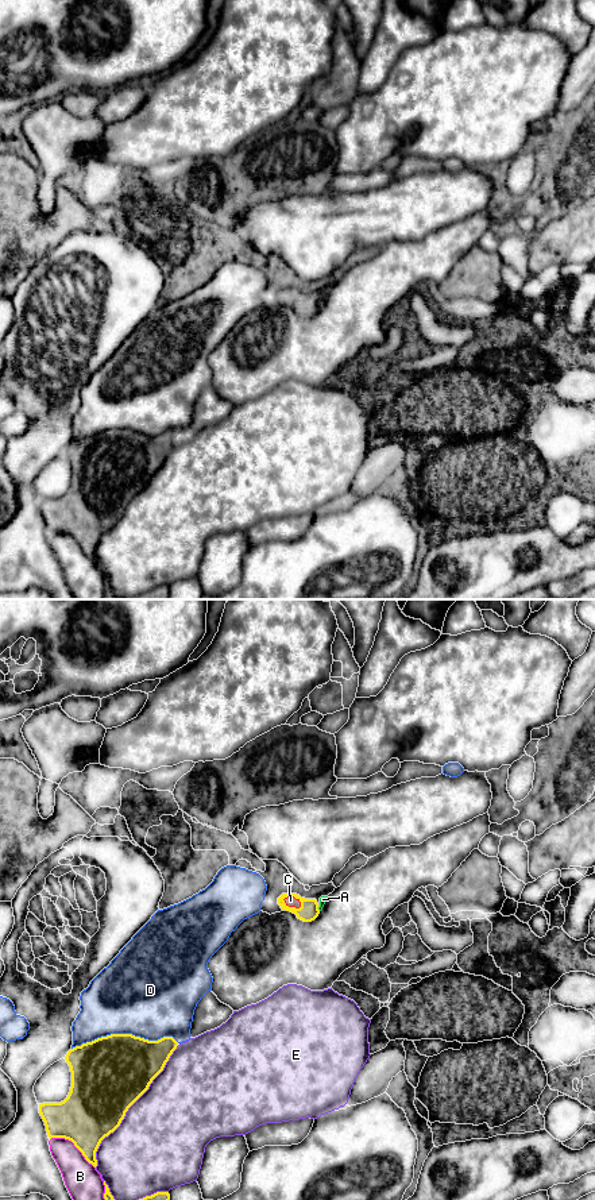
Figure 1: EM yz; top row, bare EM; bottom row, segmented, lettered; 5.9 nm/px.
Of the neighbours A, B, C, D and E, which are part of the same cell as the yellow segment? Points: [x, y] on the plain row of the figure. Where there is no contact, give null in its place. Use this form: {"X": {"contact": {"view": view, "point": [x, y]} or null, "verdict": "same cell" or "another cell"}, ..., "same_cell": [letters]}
{"A": {"contact": {"view": "yz", "point": [317, 304]}, "verdict": "another cell"}, "B": {"contact": {"view": "yz", "point": [74, 540]}, "verdict": "another cell"}, "C": {"contact": {"view": "yz", "point": [292, 303]}, "verdict": "same cell"}, "D": {"contact": {"view": "yz", "point": [124, 429]}, "verdict": "another cell"}, "E": {"contact": {"view": "yz", "point": [130, 501]}, "verdict": "another cell"}, "same_cell": ["C"]}

